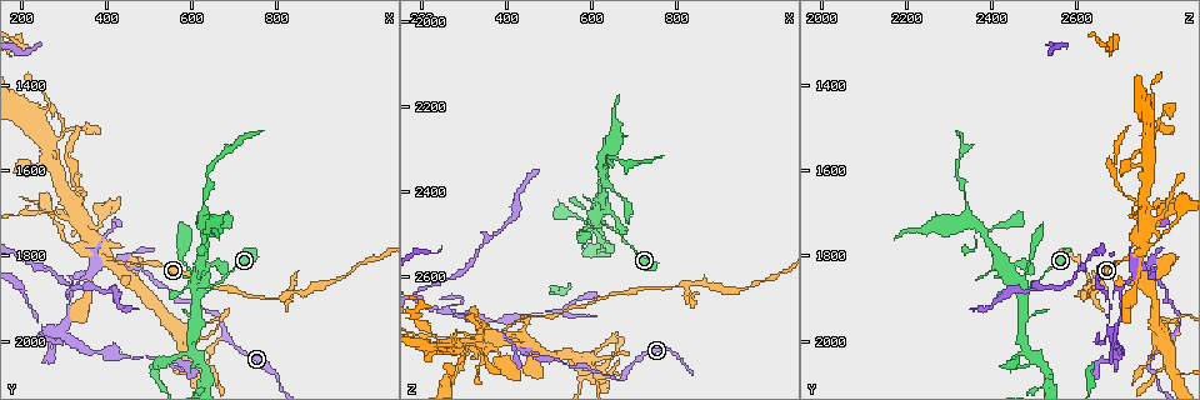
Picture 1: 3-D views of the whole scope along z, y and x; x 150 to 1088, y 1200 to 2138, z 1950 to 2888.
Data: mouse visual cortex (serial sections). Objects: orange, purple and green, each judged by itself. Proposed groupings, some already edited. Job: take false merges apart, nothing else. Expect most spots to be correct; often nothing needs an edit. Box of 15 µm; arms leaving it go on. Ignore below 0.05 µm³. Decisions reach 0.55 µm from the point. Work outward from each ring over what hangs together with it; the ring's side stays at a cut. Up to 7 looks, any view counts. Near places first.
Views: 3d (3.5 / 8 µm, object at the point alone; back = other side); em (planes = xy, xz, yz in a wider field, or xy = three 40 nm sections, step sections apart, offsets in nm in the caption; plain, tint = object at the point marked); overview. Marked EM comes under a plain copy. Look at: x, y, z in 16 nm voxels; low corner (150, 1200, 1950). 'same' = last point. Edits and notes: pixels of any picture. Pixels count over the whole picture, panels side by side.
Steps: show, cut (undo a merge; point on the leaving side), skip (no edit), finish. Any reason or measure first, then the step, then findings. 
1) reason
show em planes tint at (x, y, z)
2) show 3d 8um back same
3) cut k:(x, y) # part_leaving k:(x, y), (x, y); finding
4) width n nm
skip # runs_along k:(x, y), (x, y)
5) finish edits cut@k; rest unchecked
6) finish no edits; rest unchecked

calibre changes
show 3d 3.5um at (495, 1810, 2695)

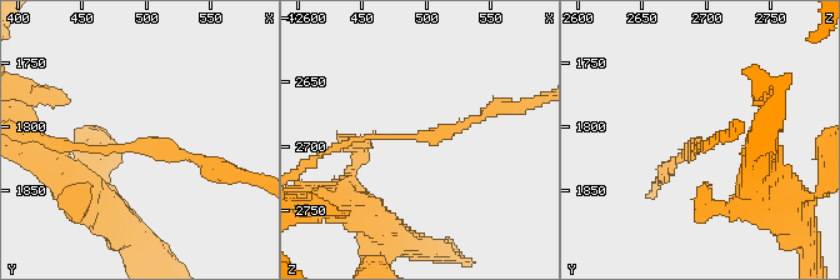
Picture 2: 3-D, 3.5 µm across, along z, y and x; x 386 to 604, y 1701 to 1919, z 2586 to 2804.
show em xy step 2 tint at (490, 1812, 2692)

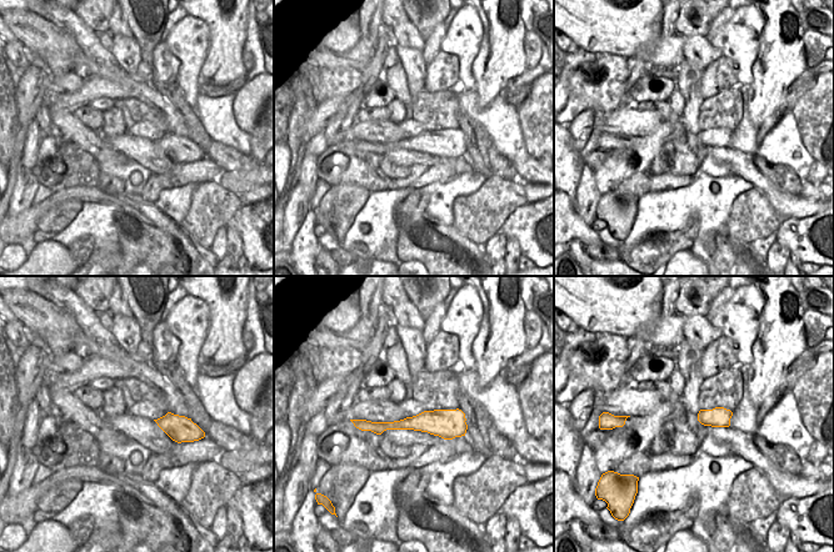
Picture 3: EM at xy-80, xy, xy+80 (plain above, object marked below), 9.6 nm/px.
arm_widths 100, 150 nm
skip # runs_along 3:(360, 423), (452, 423), (463, 430); one cell here

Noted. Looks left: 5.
four or more arms meet
show 3d 3.5um at (370, 1785, 2750)

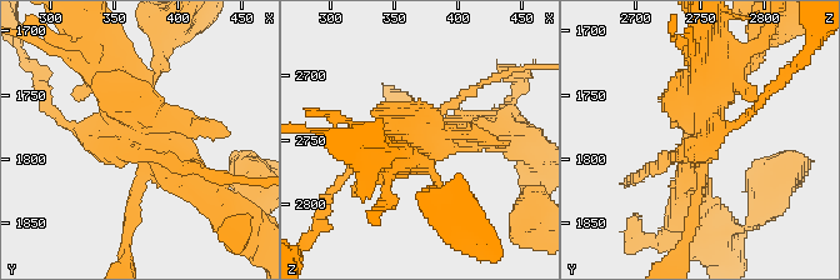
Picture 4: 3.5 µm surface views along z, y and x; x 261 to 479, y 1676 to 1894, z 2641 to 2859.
show em xy step 5 tint same

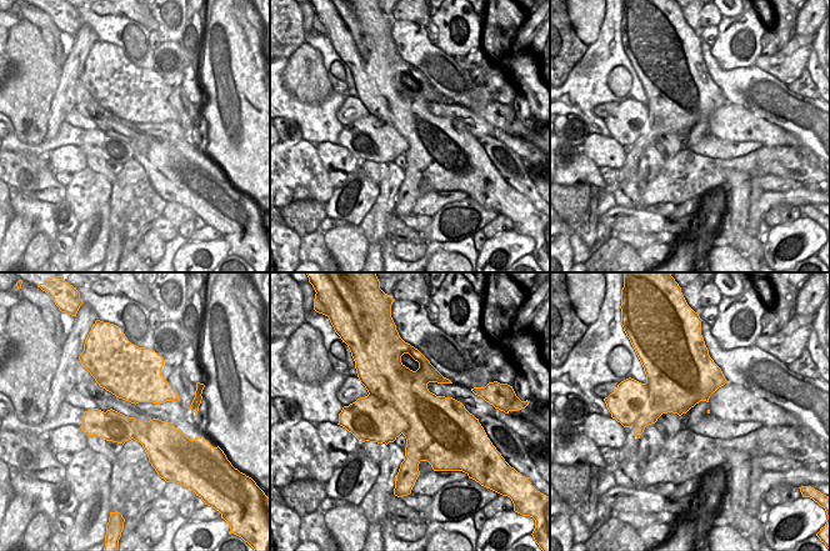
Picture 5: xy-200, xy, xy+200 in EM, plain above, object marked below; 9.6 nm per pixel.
another direction
show em xy step 2 tint same

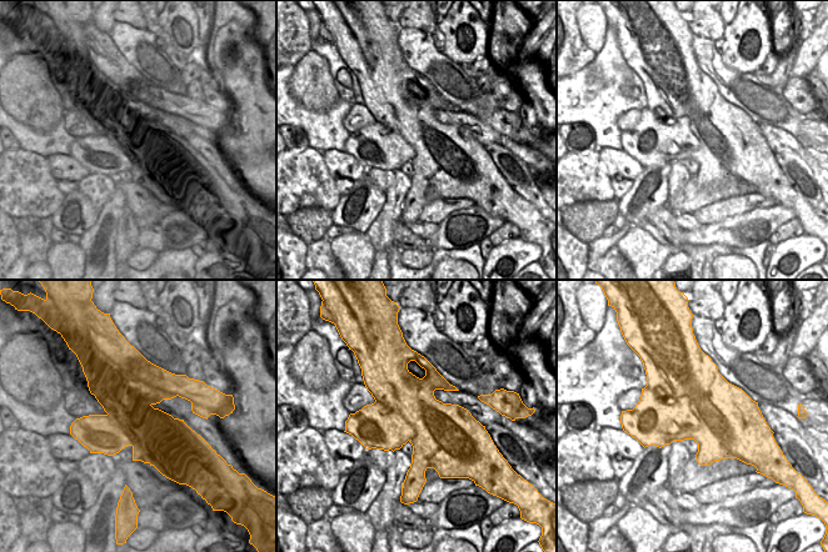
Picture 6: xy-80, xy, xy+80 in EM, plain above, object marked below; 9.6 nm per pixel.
width 600 nm
cut 4:(463, 140) # border 6:(647, 385), (691, 411), (696, 436); a second cell is stuck on

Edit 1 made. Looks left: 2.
finish edits cut@4; rest unchecked

